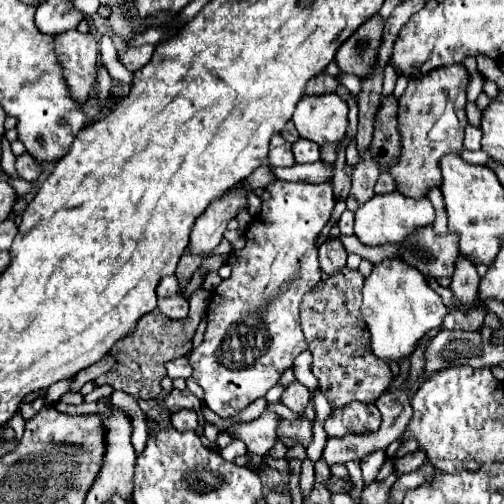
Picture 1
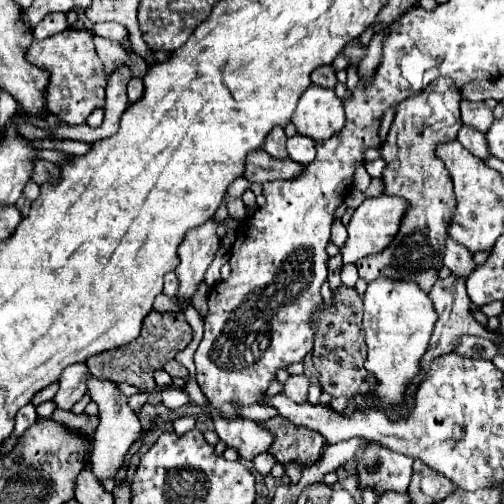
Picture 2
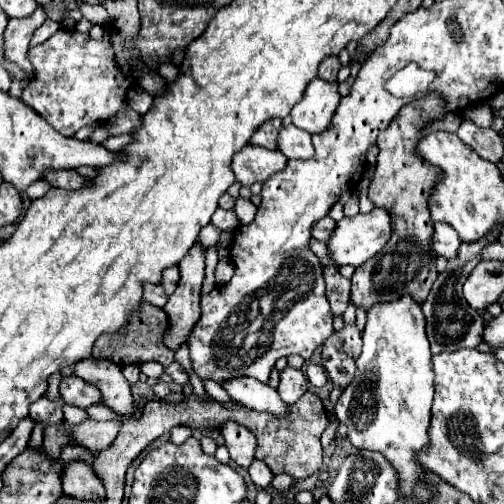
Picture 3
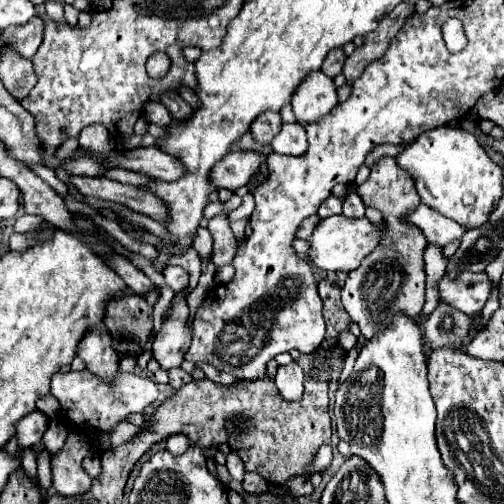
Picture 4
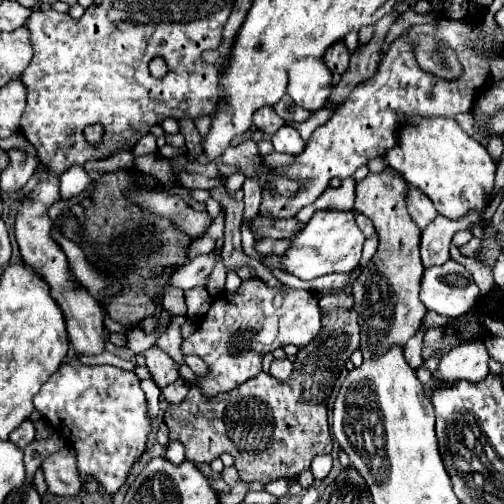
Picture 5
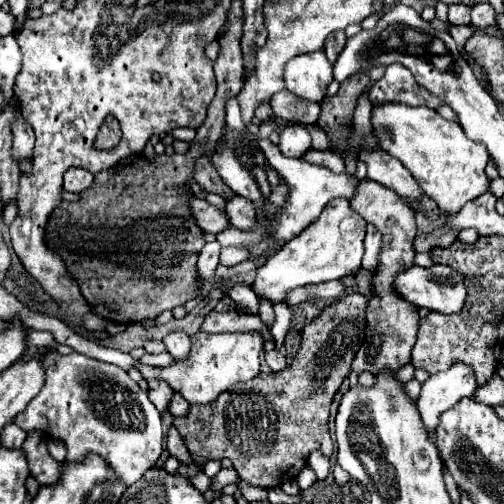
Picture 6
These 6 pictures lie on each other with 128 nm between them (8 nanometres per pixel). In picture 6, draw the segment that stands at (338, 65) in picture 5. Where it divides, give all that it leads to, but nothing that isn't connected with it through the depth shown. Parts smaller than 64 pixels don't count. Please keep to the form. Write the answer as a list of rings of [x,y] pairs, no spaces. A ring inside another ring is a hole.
[[[334,32],[332,36],[328,36],[328,40],[324,42],[324,52],[326,52],[330,62],[336,60],[336,56],[342,52],[344,44],[346,44],[346,34],[344,32]]]

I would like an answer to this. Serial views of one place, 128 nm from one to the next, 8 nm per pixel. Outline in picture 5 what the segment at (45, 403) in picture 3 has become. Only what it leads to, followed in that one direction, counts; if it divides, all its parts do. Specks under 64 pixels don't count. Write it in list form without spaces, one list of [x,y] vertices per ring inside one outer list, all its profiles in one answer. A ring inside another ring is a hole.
[[[24,420],[12,434],[10,434],[10,442],[14,442],[16,446],[24,448],[34,440],[34,426],[30,420]]]

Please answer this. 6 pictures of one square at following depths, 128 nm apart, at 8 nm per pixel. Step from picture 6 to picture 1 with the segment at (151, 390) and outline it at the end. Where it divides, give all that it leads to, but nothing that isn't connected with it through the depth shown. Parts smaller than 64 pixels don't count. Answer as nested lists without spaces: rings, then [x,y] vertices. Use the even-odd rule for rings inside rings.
[[[242,184],[228,190],[220,200],[216,200],[204,216],[196,218],[196,224],[190,232],[190,244],[188,252],[194,256],[210,254],[222,240],[222,234],[226,230],[226,224],[236,218],[238,210],[246,206],[246,190]]]

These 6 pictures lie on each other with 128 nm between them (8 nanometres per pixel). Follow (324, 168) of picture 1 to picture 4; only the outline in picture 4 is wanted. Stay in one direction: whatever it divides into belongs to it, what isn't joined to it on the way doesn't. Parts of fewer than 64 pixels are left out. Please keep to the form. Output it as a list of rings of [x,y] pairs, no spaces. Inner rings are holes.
[[[230,152],[216,164],[212,172],[212,184],[216,188],[228,188],[236,190],[240,186],[246,186],[250,178],[260,170],[260,164],[266,162],[266,152]]]

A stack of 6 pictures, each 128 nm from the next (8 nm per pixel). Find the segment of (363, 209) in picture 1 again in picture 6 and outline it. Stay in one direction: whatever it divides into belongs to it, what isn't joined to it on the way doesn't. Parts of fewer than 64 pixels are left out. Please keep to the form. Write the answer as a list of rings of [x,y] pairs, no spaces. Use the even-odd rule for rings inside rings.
[[[346,198],[330,200],[316,222],[312,222],[304,232],[294,236],[282,250],[270,256],[256,270],[256,278],[252,282],[254,294],[272,304],[288,304],[288,292],[294,288],[320,284],[358,272],[364,254],[364,234],[366,222],[360,214],[352,212],[350,202]]]

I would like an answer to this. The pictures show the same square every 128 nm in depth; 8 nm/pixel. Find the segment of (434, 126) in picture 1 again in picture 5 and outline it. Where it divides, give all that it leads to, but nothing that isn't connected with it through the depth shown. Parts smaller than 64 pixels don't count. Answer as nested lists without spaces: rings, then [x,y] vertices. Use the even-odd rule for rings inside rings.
[[[386,170],[380,174],[370,172],[364,180],[356,184],[354,210],[372,220],[380,240],[378,252],[352,282],[352,296],[356,302],[354,308],[358,312],[362,336],[360,350],[364,360],[380,356],[380,352],[386,352],[396,344],[404,348],[404,344],[420,330],[422,318],[426,314],[426,308],[418,298],[420,278],[424,272],[418,254],[420,228],[416,228],[416,222],[410,220],[410,214],[406,210],[406,190],[406,180],[402,180],[394,170]]]

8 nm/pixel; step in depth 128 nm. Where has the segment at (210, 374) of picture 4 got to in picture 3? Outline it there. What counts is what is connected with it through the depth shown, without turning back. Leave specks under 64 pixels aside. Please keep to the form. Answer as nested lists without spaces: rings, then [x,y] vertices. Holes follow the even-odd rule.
[[[240,378],[240,380],[226,380],[222,384],[222,388],[230,394],[232,400],[258,410],[258,412],[270,412],[274,416],[286,416],[288,408],[282,402],[282,398],[278,396],[278,392],[274,388],[270,388],[268,384],[256,382],[254,378]]]

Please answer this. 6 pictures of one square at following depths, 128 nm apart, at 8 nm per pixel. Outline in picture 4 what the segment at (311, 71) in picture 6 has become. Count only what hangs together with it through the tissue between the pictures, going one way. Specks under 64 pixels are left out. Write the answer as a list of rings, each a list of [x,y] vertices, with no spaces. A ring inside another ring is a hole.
[[[322,70],[310,72],[292,94],[292,110],[300,124],[312,124],[338,104],[336,84]]]

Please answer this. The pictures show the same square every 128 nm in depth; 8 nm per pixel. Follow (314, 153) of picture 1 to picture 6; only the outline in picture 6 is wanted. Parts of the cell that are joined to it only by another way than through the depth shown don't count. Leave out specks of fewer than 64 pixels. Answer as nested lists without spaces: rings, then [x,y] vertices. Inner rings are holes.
[[[286,126],[280,132],[280,152],[284,156],[296,156],[302,158],[310,150],[310,134],[302,126]]]

